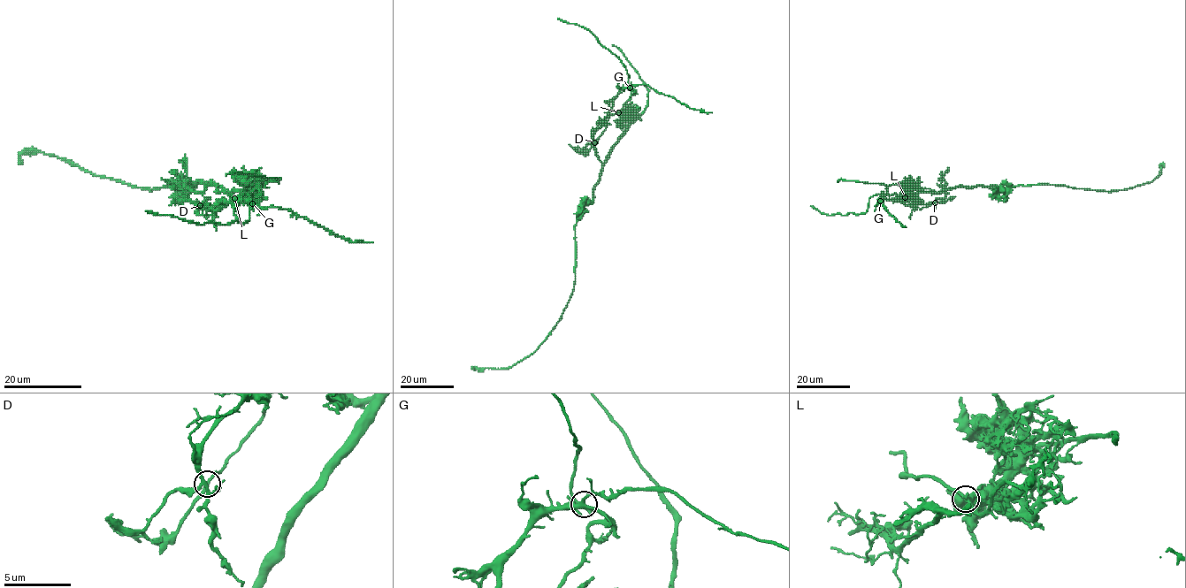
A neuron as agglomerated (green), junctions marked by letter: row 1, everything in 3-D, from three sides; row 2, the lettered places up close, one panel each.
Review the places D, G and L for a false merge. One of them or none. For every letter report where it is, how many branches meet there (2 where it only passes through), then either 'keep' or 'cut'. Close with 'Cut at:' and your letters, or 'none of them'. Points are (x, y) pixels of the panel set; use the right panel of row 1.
D: place (935, 202); branches 4; keep
G: place (880, 201); branches 4; keep
L: place (905, 197); branches 4; cut
Cut at: L

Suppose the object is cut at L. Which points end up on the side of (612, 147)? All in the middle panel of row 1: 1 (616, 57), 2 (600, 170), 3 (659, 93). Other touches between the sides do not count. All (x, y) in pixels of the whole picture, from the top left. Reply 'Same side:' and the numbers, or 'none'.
Same side: 2

